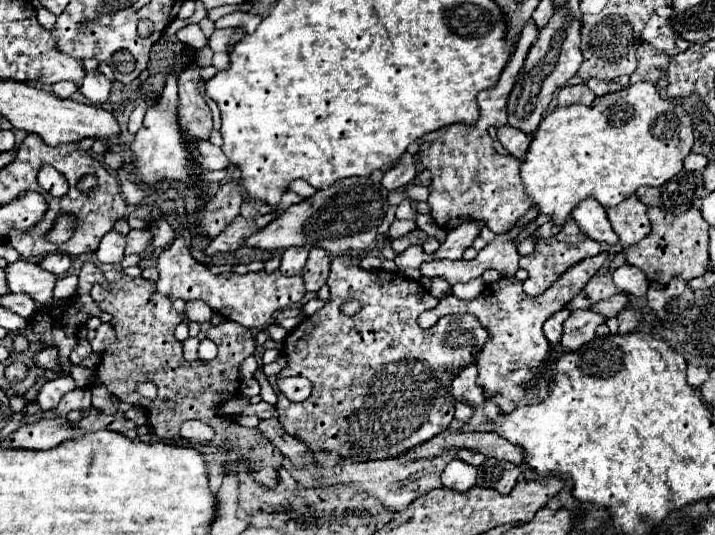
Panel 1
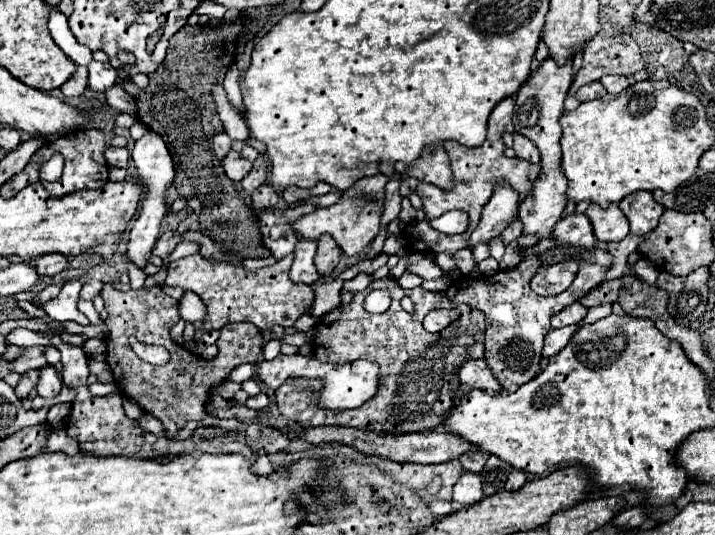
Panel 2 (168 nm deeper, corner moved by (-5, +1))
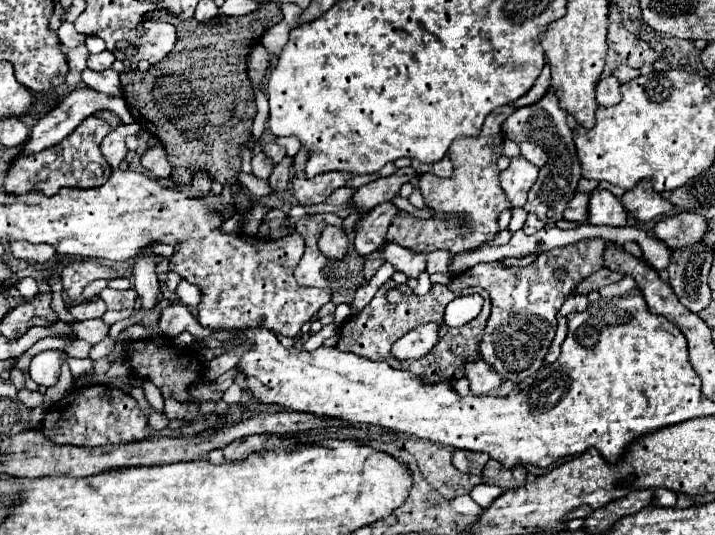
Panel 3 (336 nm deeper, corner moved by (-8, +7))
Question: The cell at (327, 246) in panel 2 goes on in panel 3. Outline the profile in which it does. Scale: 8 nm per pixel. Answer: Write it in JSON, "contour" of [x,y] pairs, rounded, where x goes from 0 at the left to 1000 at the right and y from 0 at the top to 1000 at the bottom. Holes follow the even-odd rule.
{"contour":[[[456,422],[450,430],[450,441],[448,441],[448,471],[459,482],[481,482],[484,479],[484,467],[487,467],[487,445],[484,445],[484,434],[478,426],[470,426],[470,422]]]}

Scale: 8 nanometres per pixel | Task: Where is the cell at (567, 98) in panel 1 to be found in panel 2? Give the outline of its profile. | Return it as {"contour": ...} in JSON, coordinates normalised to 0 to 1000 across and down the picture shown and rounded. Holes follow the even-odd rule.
{"contour":[[[829,153],[829,157],[821,157],[821,161],[813,161],[810,172],[804,176],[807,187],[813,191],[824,191],[824,187],[835,187],[835,183],[843,183],[849,176],[846,161],[841,153]]]}

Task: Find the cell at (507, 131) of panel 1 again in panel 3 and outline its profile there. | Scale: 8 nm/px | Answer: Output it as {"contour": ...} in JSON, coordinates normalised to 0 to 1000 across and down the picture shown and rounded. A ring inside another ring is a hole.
{"contour":[[[730,265],[730,269],[727,269],[727,280],[730,280],[730,292],[733,292],[738,303],[750,307],[750,310],[761,310],[764,299],[766,299],[764,284],[761,284],[752,269],[747,269],[747,265]]]}

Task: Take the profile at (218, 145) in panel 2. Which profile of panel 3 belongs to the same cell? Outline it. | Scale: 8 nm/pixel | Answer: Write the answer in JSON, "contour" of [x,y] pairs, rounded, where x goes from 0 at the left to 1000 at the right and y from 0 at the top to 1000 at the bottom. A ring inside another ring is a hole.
{"contour":[[[333,318],[330,333],[333,333],[333,340],[336,340],[338,348],[344,348],[355,366],[372,366],[372,363],[380,359],[378,348],[375,348],[375,340],[366,340],[366,336],[361,336],[358,329],[350,329],[350,325],[338,321],[338,318]]]}

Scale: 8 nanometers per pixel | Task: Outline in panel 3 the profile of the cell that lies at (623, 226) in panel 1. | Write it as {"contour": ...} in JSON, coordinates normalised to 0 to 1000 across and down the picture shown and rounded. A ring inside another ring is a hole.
{"contour":[[[906,336],[892,340],[884,355],[878,355],[870,370],[867,370],[873,393],[878,396],[878,404],[884,404],[890,415],[901,419],[915,411],[917,404],[934,400],[940,393],[940,381],[934,374],[929,374]]]}

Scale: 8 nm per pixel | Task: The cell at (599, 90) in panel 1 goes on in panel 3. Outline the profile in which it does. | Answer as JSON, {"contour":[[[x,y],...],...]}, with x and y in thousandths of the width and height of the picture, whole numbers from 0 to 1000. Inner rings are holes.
{"contour":[[[867,123],[867,127],[862,127],[856,138],[873,157],[873,153],[881,153],[881,150],[887,150],[890,142],[895,142],[895,131],[887,131],[887,127],[881,127],[881,123]]]}

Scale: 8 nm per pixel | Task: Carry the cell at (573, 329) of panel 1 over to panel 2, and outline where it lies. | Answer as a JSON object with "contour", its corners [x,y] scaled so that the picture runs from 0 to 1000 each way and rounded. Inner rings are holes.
{"contour":[[[787,609],[782,617],[771,617],[762,632],[762,650],[759,650],[759,665],[771,669],[779,658],[785,658],[785,650],[790,650],[790,643],[796,639],[796,632],[801,628],[801,621],[807,617],[807,609]]]}

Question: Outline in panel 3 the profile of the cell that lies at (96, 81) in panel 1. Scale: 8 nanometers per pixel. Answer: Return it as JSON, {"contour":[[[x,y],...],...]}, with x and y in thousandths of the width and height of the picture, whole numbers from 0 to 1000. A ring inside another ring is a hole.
{"contour":[[[145,93],[140,101],[126,101],[123,105],[123,127],[131,131],[131,135],[143,135],[143,131],[151,131],[159,116],[159,101],[154,93]]]}

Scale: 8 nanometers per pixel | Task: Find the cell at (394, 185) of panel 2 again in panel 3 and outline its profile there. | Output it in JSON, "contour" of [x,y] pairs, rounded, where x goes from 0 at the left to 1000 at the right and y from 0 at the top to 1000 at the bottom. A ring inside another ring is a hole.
{"contour":[[[543,374],[543,378],[529,381],[515,404],[501,411],[498,449],[495,449],[495,464],[501,467],[501,475],[515,479],[531,456],[537,456],[543,422],[554,400],[557,400],[557,389],[548,381],[548,374]]]}

